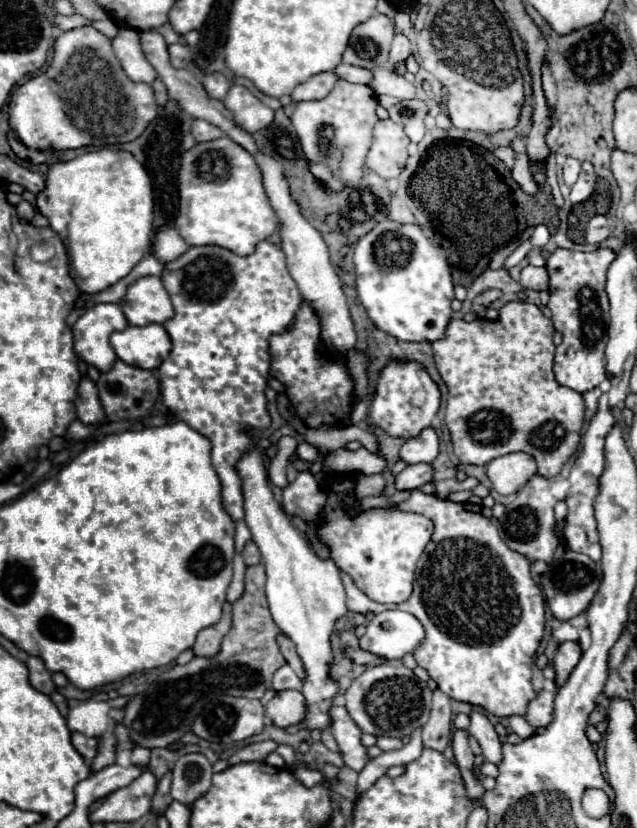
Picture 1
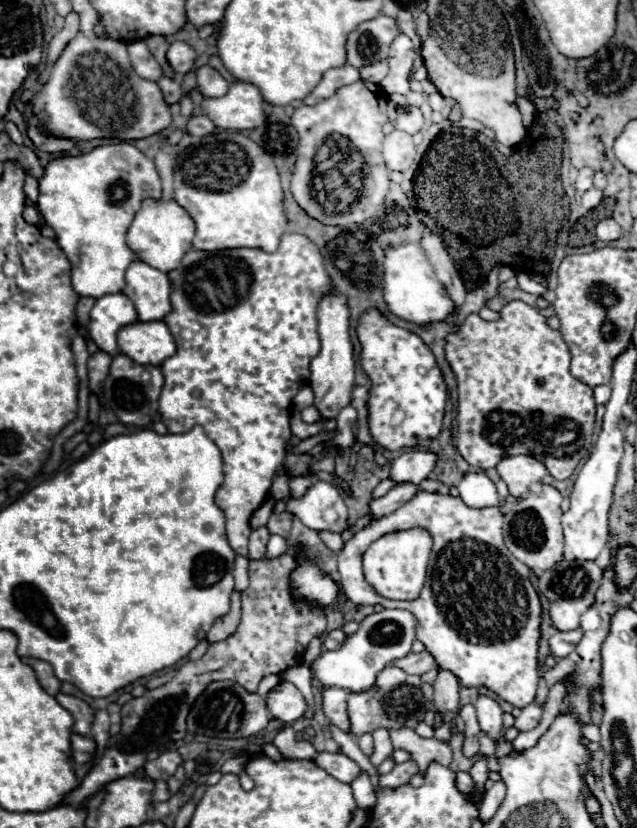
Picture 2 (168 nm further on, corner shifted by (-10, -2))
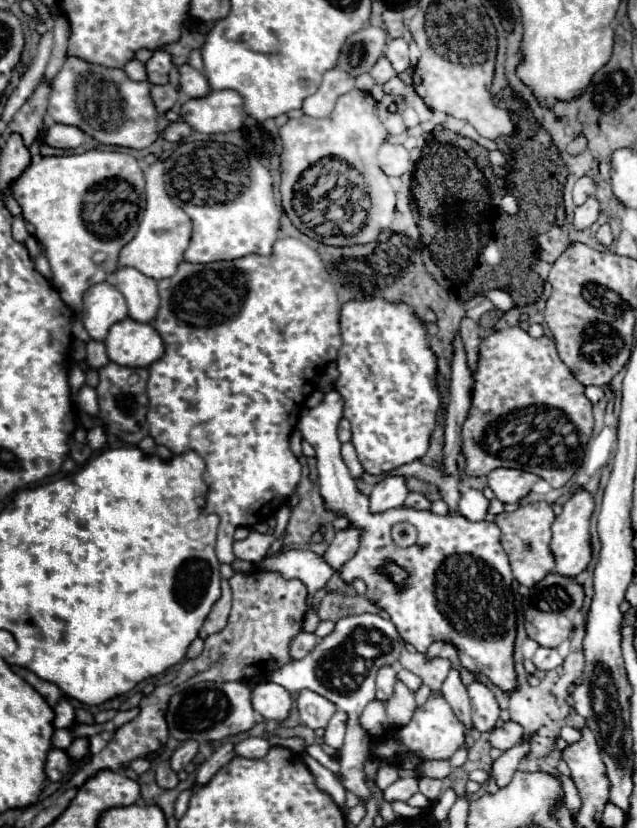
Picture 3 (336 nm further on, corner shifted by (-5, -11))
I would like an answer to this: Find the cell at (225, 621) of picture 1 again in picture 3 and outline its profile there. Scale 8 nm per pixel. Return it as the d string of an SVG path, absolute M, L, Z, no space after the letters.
M223 579L223 581L221 581L221 597L219 597L217 603L213 605L211 613L207 615L207 619L205 619L205 623L203 623L201 631L199 631L199 637L205 639L207 635L221 631L221 629L227 625L229 611L231 611L231 589L229 589L227 579Z

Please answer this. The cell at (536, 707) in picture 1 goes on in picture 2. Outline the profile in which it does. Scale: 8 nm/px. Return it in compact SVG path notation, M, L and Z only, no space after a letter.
M536 702L528 704L526 708L522 708L522 714L516 718L514 726L516 726L520 732L536 728L536 726L538 726L538 722L540 722L540 714L542 714L542 710L544 710L544 706L542 706L542 704L536 704Z

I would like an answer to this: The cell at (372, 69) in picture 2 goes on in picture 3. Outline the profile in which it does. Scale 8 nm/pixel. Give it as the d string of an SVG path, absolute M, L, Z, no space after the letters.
M379 57L379 61L377 61L375 67L371 69L371 77L373 77L379 85L383 85L383 83L389 81L391 77L395 77L395 69L391 67L391 63L389 63L387 57Z

